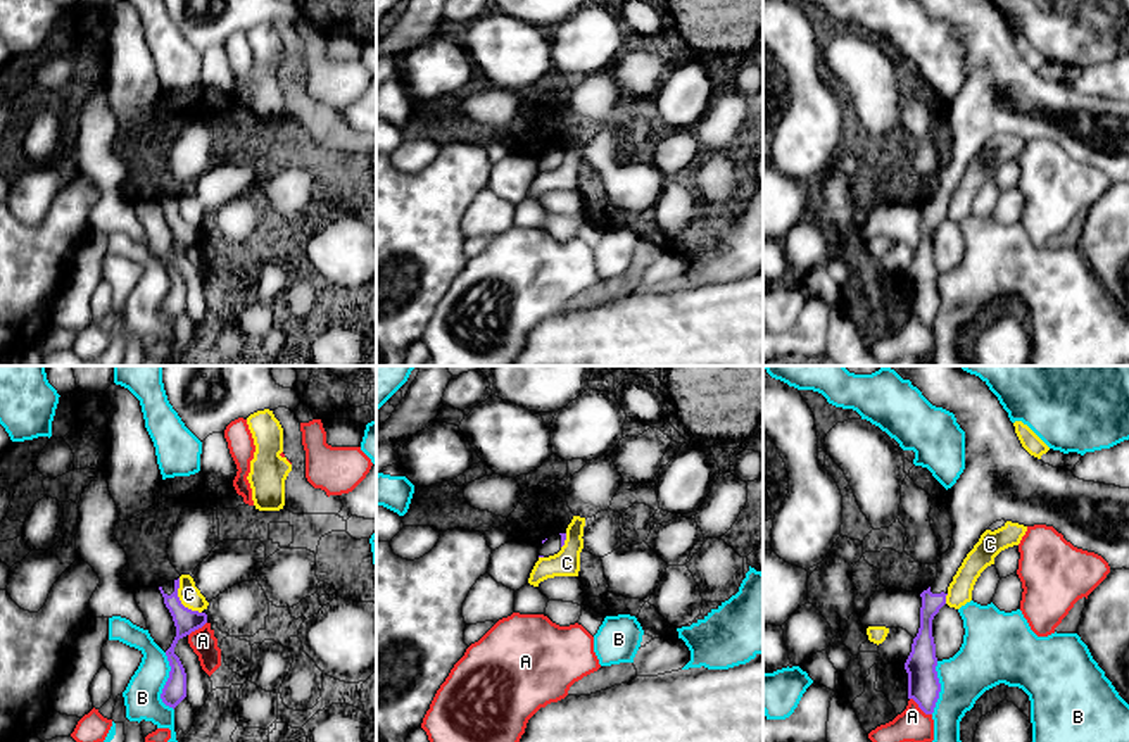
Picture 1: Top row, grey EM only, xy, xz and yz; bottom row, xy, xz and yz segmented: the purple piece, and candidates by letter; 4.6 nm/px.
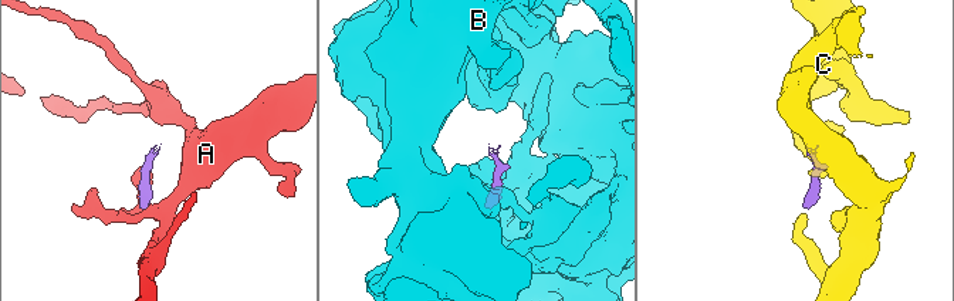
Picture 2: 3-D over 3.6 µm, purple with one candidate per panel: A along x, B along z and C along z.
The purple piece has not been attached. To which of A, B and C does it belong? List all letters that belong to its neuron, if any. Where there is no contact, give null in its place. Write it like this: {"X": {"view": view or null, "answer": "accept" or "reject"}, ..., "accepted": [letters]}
{"A": {"view": "yz", "answer": "reject"}, "B": {"view": "xy", "answer": "reject"}, "C": {"view": "xy", "answer": "reject"}, "accepted": []}

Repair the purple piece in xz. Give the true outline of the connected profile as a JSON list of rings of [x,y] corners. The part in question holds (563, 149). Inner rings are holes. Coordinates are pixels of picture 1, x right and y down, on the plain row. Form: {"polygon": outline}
{"polygon": [[[556,147],[546,154],[542,154],[540,160],[539,160],[539,171],[549,171],[554,169],[561,164],[561,160],[564,159],[566,154],[566,147]]]}

